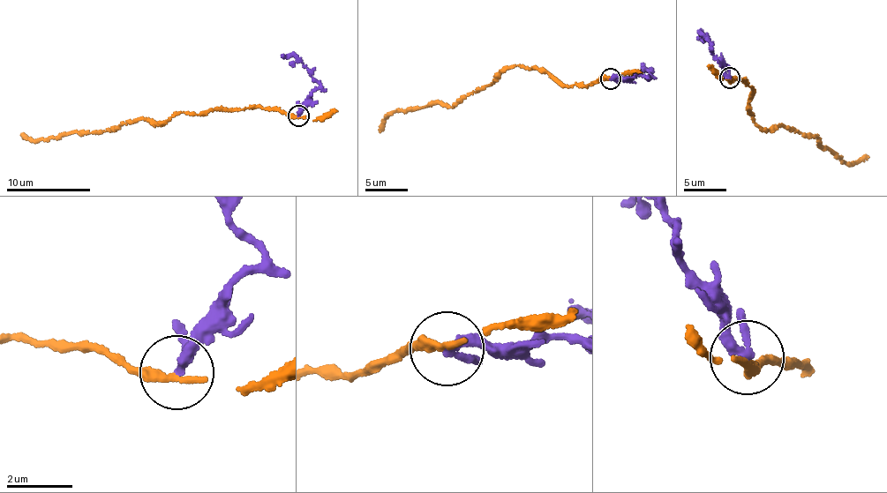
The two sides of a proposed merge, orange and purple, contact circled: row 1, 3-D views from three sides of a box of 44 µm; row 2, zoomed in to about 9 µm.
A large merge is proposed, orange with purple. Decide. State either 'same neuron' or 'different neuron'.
different neuron

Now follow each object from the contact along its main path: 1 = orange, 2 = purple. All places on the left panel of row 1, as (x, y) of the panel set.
1: (298, 116), (259, 107), (213, 109), (180, 113), (156, 124), (142, 119), (107, 130), (30, 141), (21, 135)
2: (298, 116), (320, 83), (293, 56), (281, 56)

